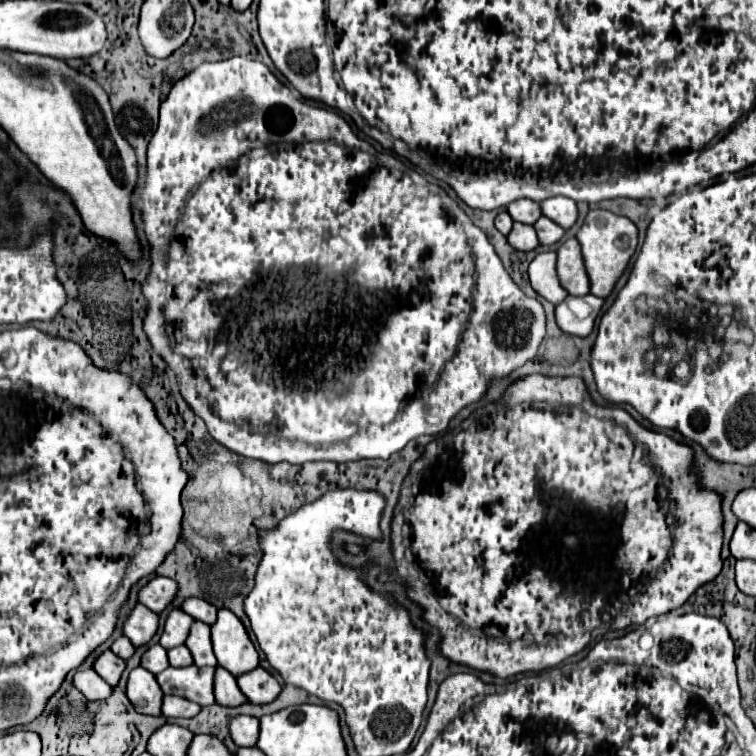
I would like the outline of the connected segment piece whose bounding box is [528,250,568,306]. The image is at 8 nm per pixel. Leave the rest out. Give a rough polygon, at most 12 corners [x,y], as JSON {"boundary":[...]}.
{"boundary":[[556,252],[536,254],[528,276],[542,298],[560,304],[568,292],[556,276]]}

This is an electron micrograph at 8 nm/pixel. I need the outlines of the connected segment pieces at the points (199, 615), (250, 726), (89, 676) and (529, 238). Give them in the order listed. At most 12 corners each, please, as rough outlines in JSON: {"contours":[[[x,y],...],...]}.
{"contours":[[[186,598],[180,608],[192,618],[212,624],[216,610],[202,598]],[[230,718],[236,746],[256,746],[258,718]],[[92,668],[74,672],[74,686],[88,700],[104,700],[112,688]],[[514,222],[508,242],[516,250],[538,246],[536,230]]]}

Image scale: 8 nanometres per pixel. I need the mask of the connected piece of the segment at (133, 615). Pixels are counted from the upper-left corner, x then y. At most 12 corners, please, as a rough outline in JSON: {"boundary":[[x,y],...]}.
{"boundary":[[136,604],[122,630],[134,646],[150,642],[158,614]]}

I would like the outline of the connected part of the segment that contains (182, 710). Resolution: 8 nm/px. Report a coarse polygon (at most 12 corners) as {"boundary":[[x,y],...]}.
{"boundary":[[164,696],[162,714],[192,718],[200,706],[182,696]]}

